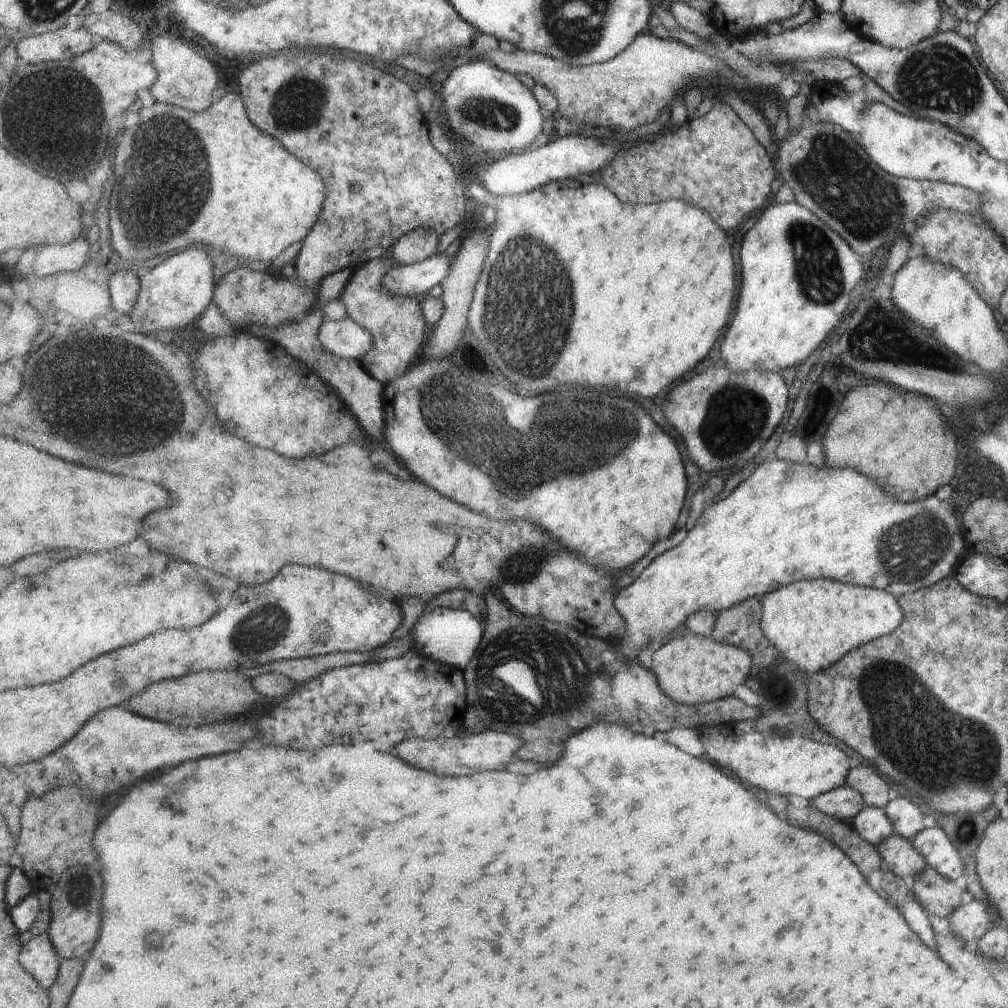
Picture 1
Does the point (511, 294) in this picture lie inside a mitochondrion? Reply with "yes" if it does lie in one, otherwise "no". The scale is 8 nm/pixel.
yes

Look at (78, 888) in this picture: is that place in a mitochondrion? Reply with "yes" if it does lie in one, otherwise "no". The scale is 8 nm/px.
yes

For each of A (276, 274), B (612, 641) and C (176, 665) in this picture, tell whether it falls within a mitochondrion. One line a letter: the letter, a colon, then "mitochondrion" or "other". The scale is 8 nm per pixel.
A: other
B: other
C: other

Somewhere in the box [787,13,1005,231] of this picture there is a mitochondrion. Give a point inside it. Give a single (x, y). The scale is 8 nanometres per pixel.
(940, 78)

